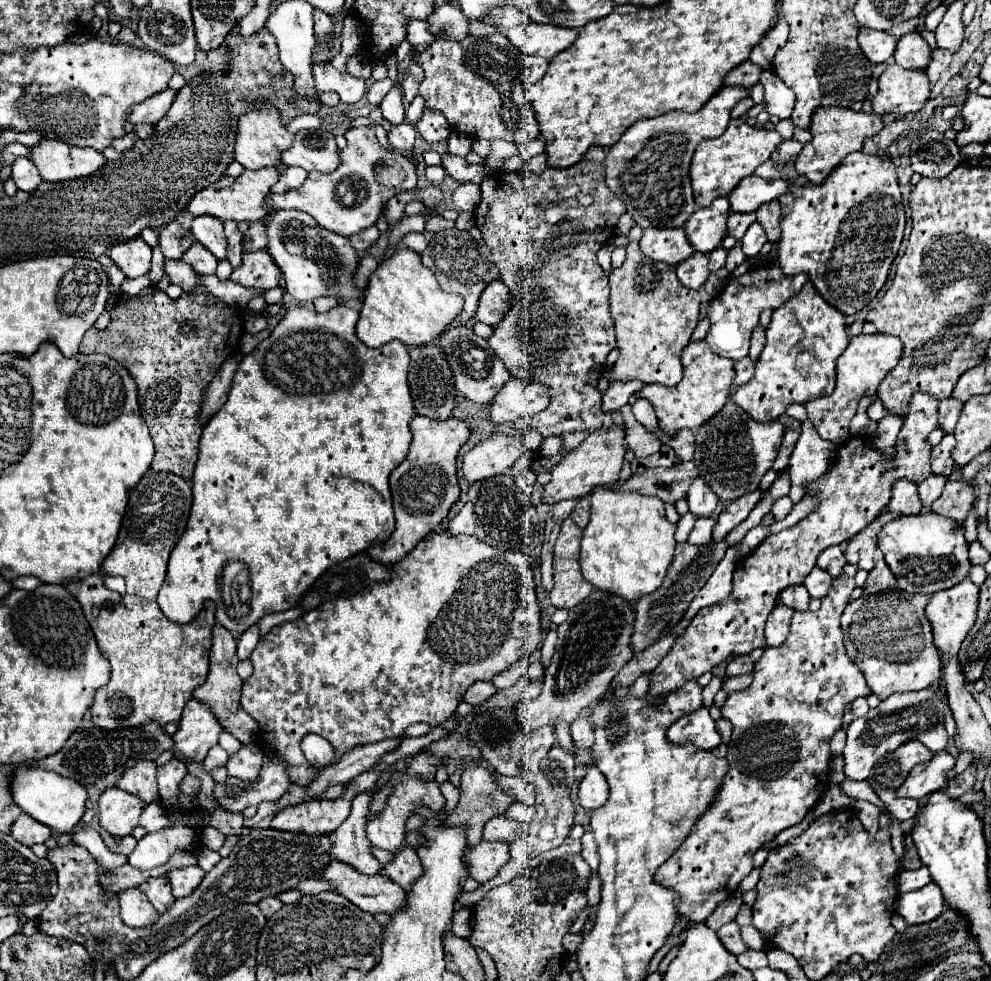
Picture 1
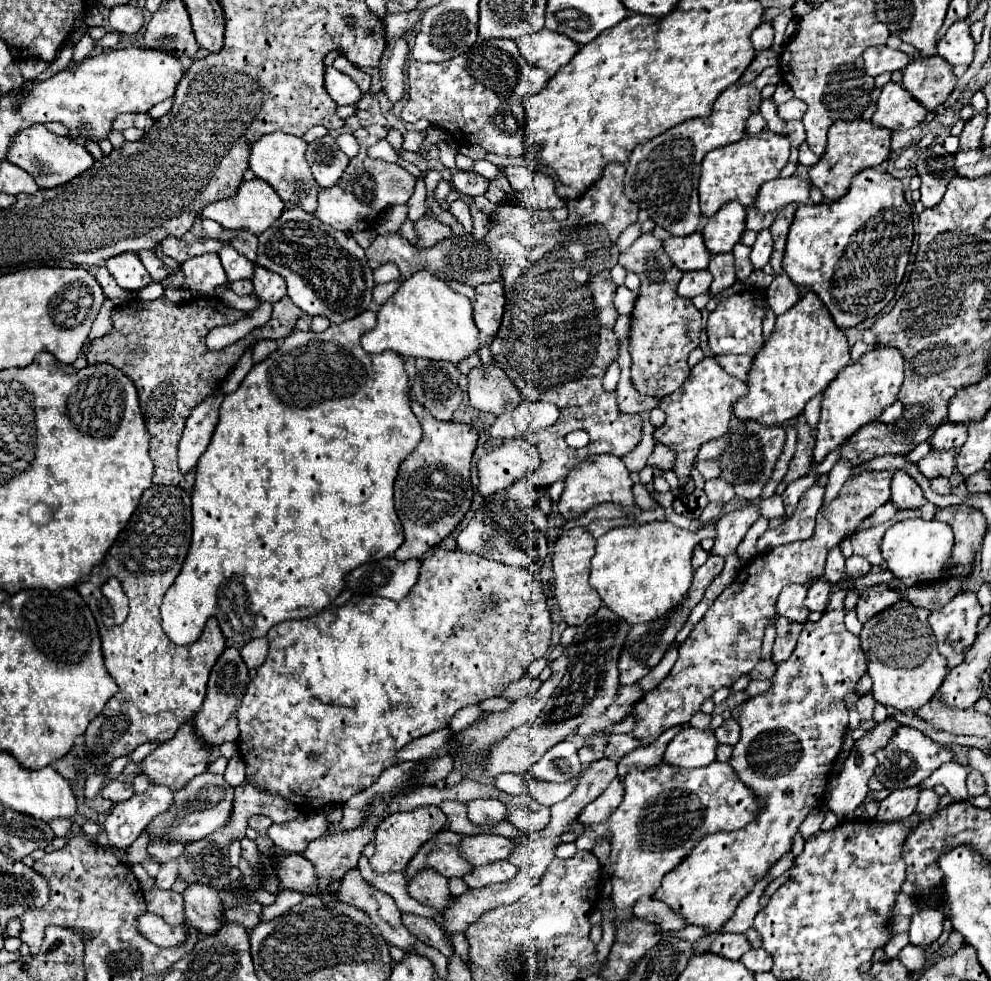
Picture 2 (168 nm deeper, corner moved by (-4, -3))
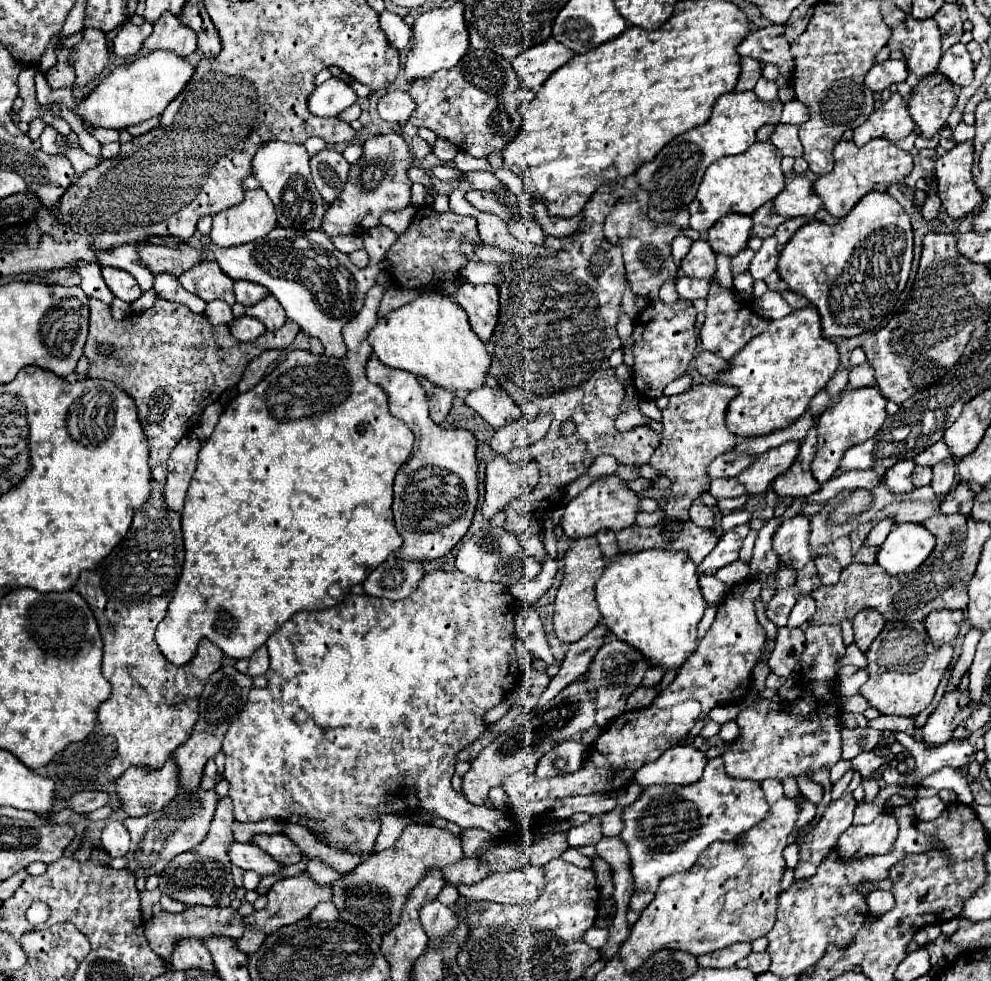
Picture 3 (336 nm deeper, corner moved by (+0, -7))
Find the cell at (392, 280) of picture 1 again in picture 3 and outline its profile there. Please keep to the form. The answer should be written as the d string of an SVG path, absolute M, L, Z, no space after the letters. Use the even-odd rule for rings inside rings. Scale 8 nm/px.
M425 291L411 303L379 319L369 331L367 343L383 365L423 375L431 383L455 391L481 387L491 361L485 343L471 331L465 309L453 297L437 291Z

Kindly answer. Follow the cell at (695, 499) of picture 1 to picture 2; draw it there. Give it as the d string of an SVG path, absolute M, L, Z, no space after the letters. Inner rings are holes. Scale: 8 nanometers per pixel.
M717 477L717 479L713 479L713 481L707 481L707 483L705 483L705 493L707 493L709 501L723 501L723 503L727 503L727 501L731 501L731 499L735 497L733 485L729 485L729 483L727 483L725 479L721 479L721 477Z

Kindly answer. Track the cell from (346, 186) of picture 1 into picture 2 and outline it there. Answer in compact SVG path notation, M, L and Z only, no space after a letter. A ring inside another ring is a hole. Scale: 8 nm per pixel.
M381 125L363 127L355 131L355 137L359 139L359 155L351 159L349 167L345 169L337 185L333 185L331 189L319 191L319 205L315 211L315 217L321 219L325 225L331 225L333 229L339 229L345 233L357 233L357 231L369 229L373 219L379 215L379 211L393 207L393 205L407 203L415 189L415 177L409 175L401 165L387 163L383 159L371 159L367 155L367 149L373 143L387 137L385 127Z

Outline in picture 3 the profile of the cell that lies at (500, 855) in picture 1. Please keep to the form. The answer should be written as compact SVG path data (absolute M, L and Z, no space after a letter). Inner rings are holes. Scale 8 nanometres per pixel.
M523 867L507 873L491 873L479 883L457 885L459 895L473 901L495 901L495 903L515 903L535 901L541 893L543 869Z

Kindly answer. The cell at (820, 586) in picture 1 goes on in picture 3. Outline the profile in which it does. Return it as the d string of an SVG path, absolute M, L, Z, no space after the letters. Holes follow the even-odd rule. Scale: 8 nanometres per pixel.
M803 595L797 603L795 603L795 607L793 607L793 611L791 611L791 615L789 615L789 627L799 627L801 623L805 623L805 621L809 621L809 617L815 613L815 601L813 601L813 597L811 595Z

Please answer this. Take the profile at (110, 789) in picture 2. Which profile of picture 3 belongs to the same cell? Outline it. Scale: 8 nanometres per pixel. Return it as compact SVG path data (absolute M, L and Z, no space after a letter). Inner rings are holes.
M81 791L81 793L75 793L69 807L77 813L89 813L89 811L95 811L103 805L109 803L109 793L105 791Z

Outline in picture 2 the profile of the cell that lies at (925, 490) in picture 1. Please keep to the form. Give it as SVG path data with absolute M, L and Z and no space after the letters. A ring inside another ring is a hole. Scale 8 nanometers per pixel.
M935 477L931 479L931 489L939 495L949 495L951 493L951 485L949 485L949 479L947 477Z

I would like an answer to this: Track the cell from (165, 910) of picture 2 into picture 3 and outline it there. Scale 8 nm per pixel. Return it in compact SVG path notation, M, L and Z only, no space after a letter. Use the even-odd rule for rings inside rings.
M195 905L189 907L181 913L169 913L169 911L161 911L157 915L153 915L147 923L145 923L145 935L147 941L151 945L151 949L159 955L169 959L169 953L173 949L173 941L181 939L181 937L195 937L195 939L203 939L203 937L211 937L211 935L227 935L231 939L241 939L245 931L245 921L239 915L239 911L235 911L233 907L205 907L205 905Z

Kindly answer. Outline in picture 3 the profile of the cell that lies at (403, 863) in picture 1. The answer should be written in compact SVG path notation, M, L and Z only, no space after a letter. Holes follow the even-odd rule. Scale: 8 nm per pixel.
M437 899L425 903L419 911L419 917L421 917L421 925L423 925L425 933L433 939L447 935L453 929L453 925L457 925L457 917L455 917L453 909L439 903Z

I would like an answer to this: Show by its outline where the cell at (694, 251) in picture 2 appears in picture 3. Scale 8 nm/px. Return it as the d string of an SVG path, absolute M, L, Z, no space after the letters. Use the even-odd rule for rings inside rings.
M705 239L693 241L689 253L681 261L681 271L687 277L711 279L715 273L715 253Z

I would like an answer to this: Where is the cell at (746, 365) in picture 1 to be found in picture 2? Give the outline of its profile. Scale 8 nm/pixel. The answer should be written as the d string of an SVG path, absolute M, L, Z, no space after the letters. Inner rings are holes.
M721 355L717 357L717 363L733 377L739 377L741 381L747 381L749 365L753 363L753 357L749 355Z

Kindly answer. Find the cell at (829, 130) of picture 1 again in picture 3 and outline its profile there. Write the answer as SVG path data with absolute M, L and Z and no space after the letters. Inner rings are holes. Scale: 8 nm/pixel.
M841 139L837 143L837 147L833 149L833 157L835 157L833 171L827 173L827 175L821 175L817 181L813 181L813 189L821 197L825 209L833 217L839 217L839 219L845 217L845 213L849 213L849 209L865 193L869 193L869 189L889 187L891 183L901 181L913 169L913 157L911 157L911 153L897 149L887 139L875 139L875 141L869 141L863 147L857 147L853 143L853 139L851 141Z

